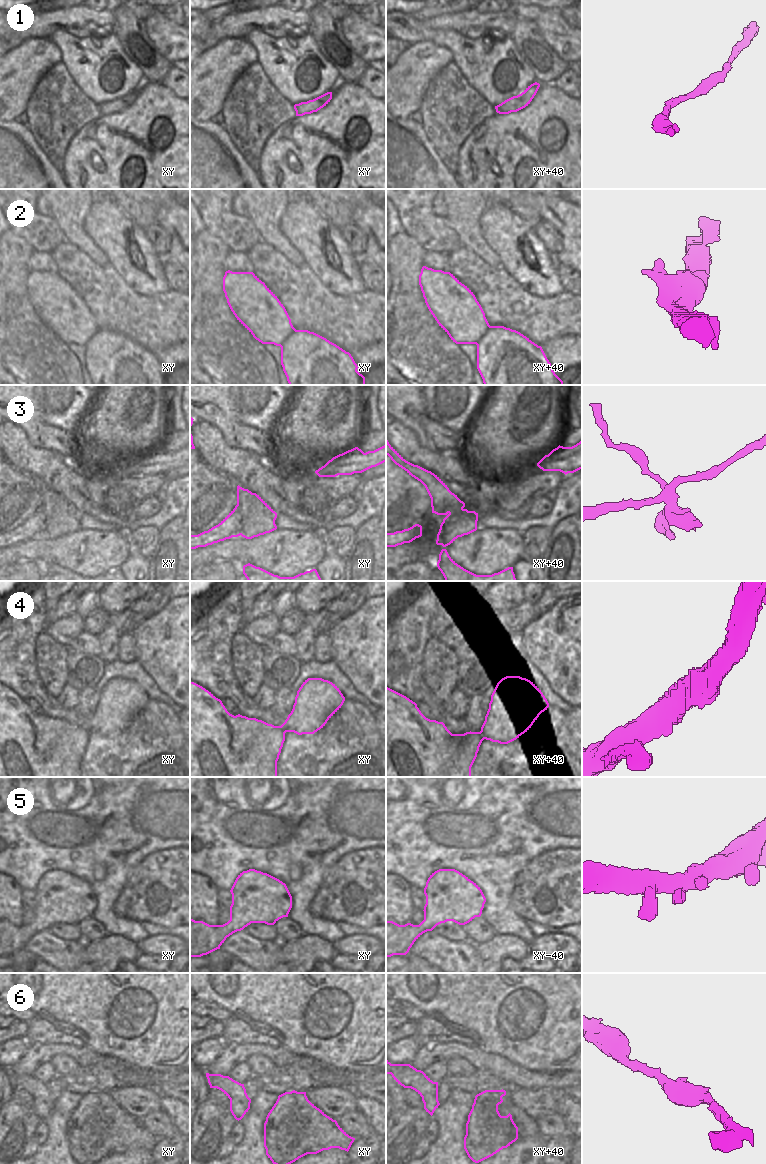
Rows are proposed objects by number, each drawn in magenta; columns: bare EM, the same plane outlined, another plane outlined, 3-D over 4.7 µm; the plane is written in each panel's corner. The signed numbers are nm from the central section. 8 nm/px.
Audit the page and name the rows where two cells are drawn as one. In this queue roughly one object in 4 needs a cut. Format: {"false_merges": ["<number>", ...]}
{"false_merges": ["3"]}

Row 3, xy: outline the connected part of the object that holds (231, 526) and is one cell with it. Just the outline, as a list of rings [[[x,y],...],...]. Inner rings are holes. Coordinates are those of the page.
[[[240,505],[235,508],[216,526],[198,535],[190,535],[190,549],[206,547],[232,537],[241,535],[245,514]]]

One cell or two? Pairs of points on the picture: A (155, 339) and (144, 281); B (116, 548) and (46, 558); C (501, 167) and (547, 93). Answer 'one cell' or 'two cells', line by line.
A: two cells
B: one cell
C: one cell

